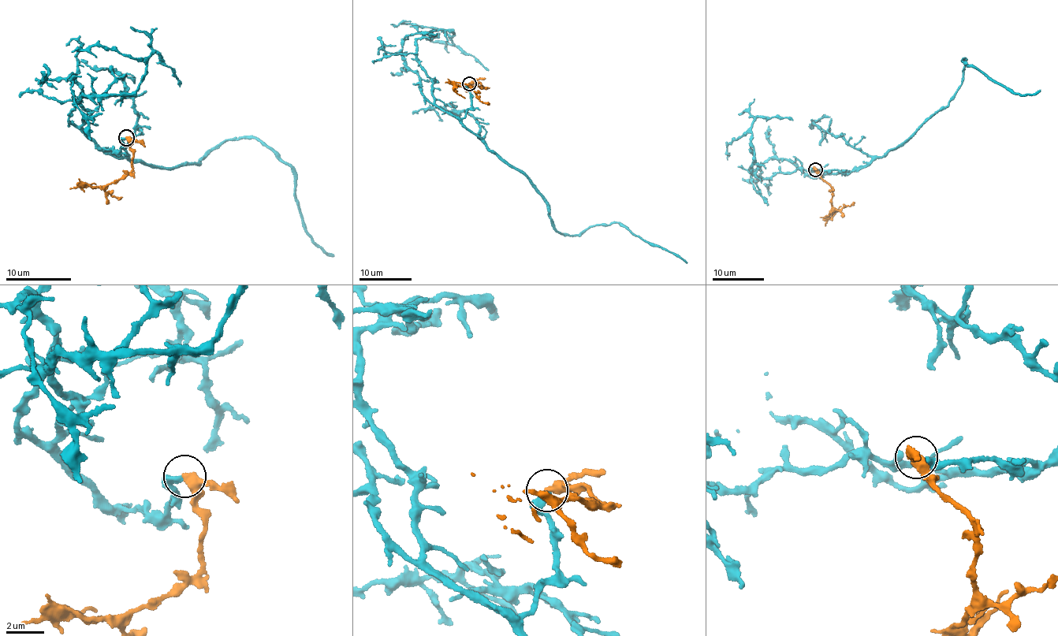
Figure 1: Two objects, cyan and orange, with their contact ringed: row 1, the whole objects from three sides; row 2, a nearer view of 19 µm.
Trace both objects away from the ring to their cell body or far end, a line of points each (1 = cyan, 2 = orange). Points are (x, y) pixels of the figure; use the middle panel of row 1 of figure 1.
1: (469, 83), (471, 108), (462, 120), (466, 128), (523, 171), (557, 231), (583, 233), (618, 223), (686, 263)
2: (469, 83), (476, 81), (484, 87), (458, 83), (454, 87), (457, 94), (465, 98)

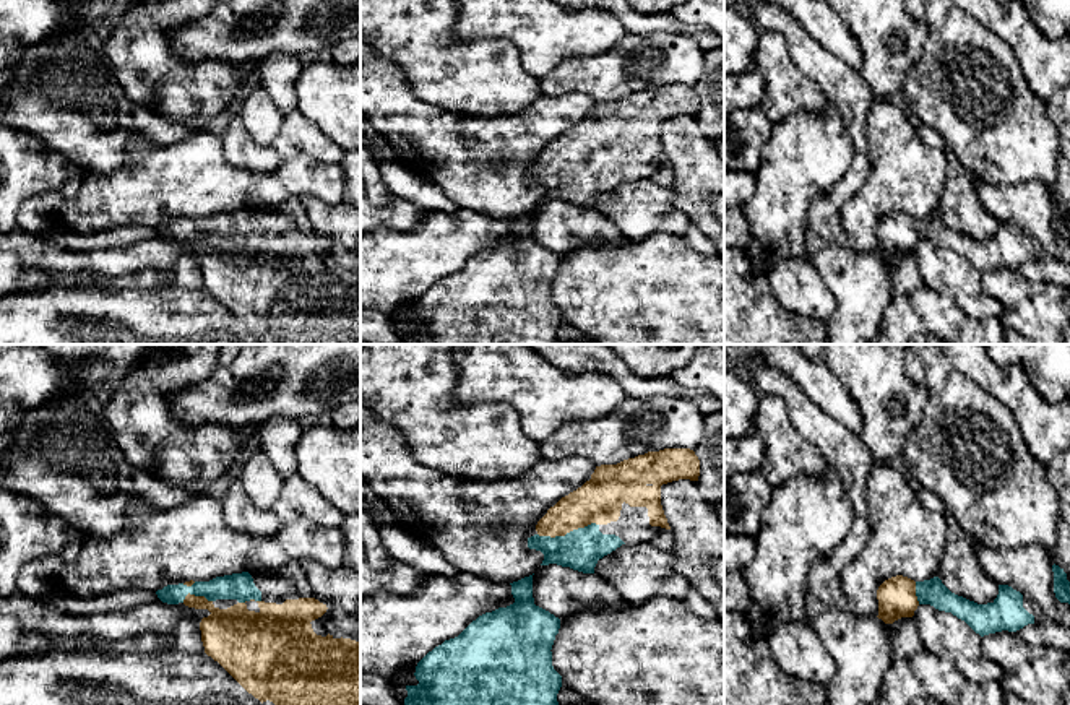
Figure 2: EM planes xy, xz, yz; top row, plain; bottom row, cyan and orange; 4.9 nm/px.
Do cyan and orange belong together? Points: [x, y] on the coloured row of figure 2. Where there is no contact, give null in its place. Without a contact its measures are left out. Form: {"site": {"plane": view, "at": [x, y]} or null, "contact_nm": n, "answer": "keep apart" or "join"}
{"site": {"plane": "xz", "at": [567, 533]}, "contact_nm": 300, "answer": "join"}

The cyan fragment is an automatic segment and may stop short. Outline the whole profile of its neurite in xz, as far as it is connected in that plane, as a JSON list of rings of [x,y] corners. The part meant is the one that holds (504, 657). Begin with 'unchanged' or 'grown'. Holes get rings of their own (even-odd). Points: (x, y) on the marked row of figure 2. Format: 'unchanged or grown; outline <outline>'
unchanged; outline [[[533,575],[510,583],[515,603],[485,612],[472,621],[458,637],[445,640],[416,666],[417,686],[406,686],[404,705],[559,705],[562,676],[552,666],[552,645],[560,619],[534,604]]]

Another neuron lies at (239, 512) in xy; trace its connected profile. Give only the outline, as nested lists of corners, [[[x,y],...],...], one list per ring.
[[[234,473],[227,494],[221,500],[226,526],[242,534],[268,538],[276,534],[283,525],[273,510],[257,508],[250,502],[237,473]]]

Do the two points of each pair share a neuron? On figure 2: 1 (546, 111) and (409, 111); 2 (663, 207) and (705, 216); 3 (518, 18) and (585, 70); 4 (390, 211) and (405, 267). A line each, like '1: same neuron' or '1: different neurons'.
1: same neuron
2: different neurons
3: different neurons
4: different neurons

